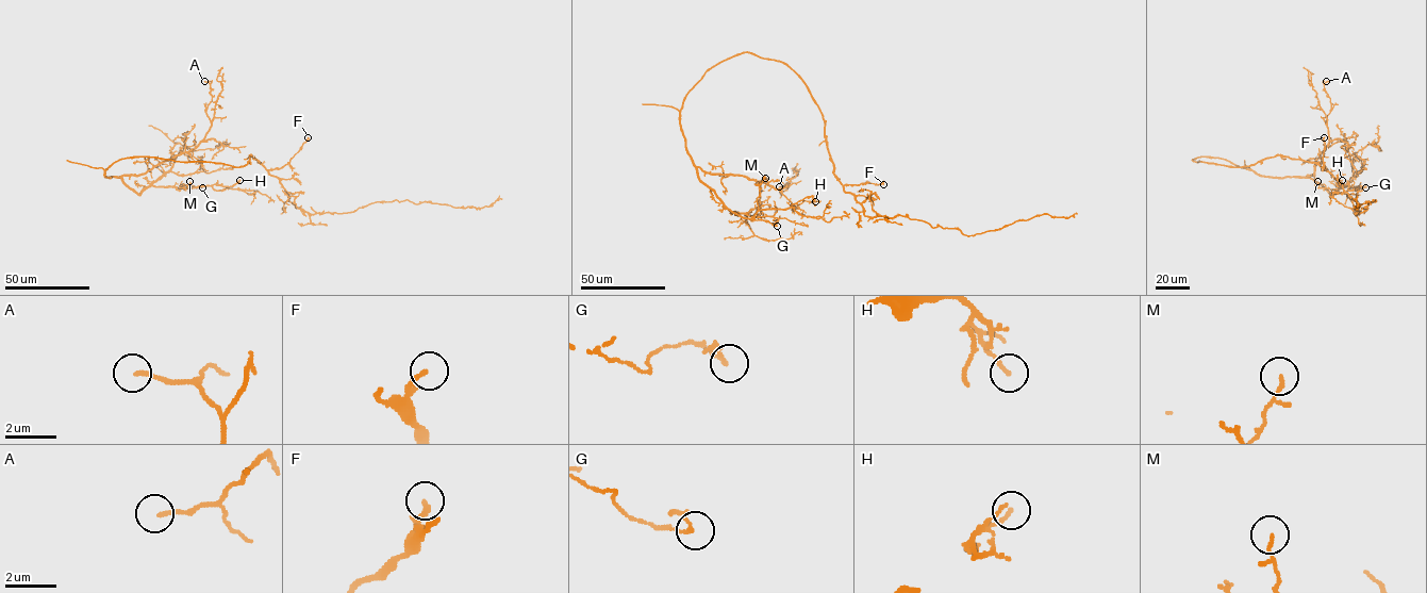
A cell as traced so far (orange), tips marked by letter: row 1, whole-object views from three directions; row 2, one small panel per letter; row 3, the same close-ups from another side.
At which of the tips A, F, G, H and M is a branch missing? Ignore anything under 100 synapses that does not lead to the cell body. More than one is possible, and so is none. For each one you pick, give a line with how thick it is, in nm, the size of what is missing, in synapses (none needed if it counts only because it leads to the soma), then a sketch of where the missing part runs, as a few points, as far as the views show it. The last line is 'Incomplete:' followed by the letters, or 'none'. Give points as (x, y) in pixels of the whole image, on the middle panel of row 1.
Incomplete: none

